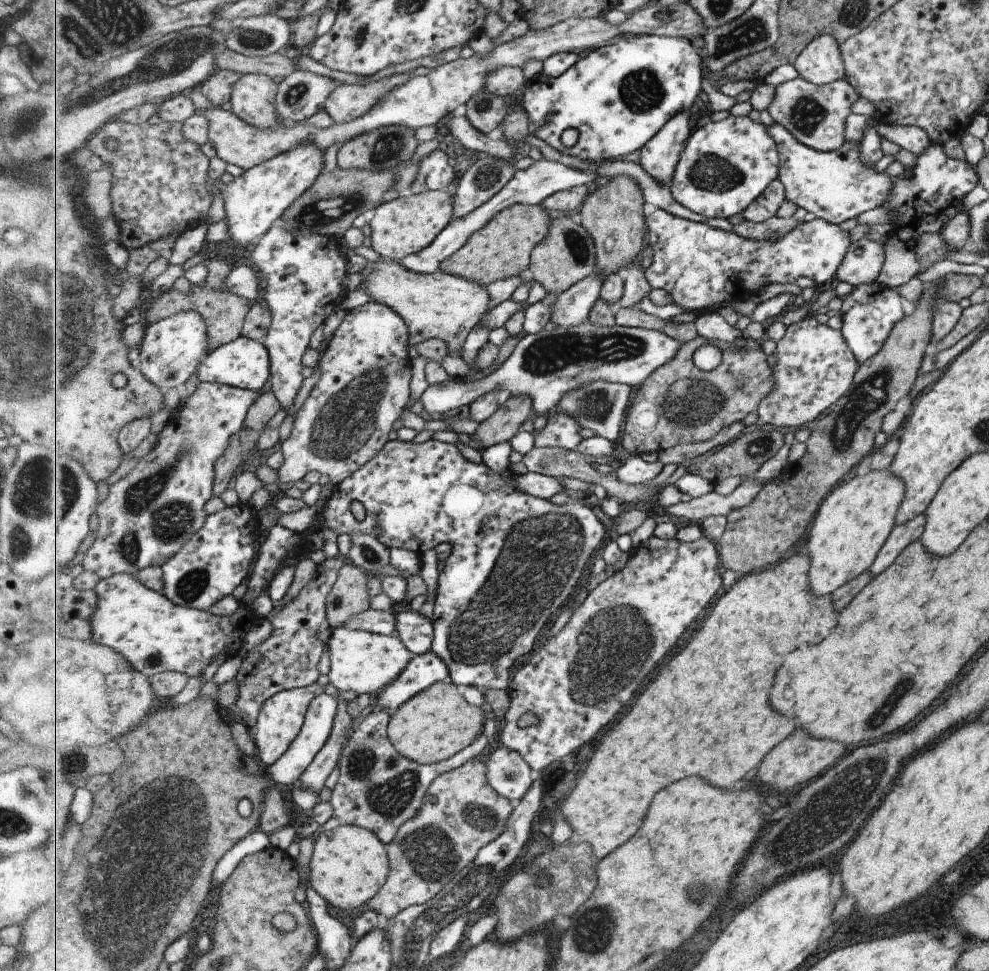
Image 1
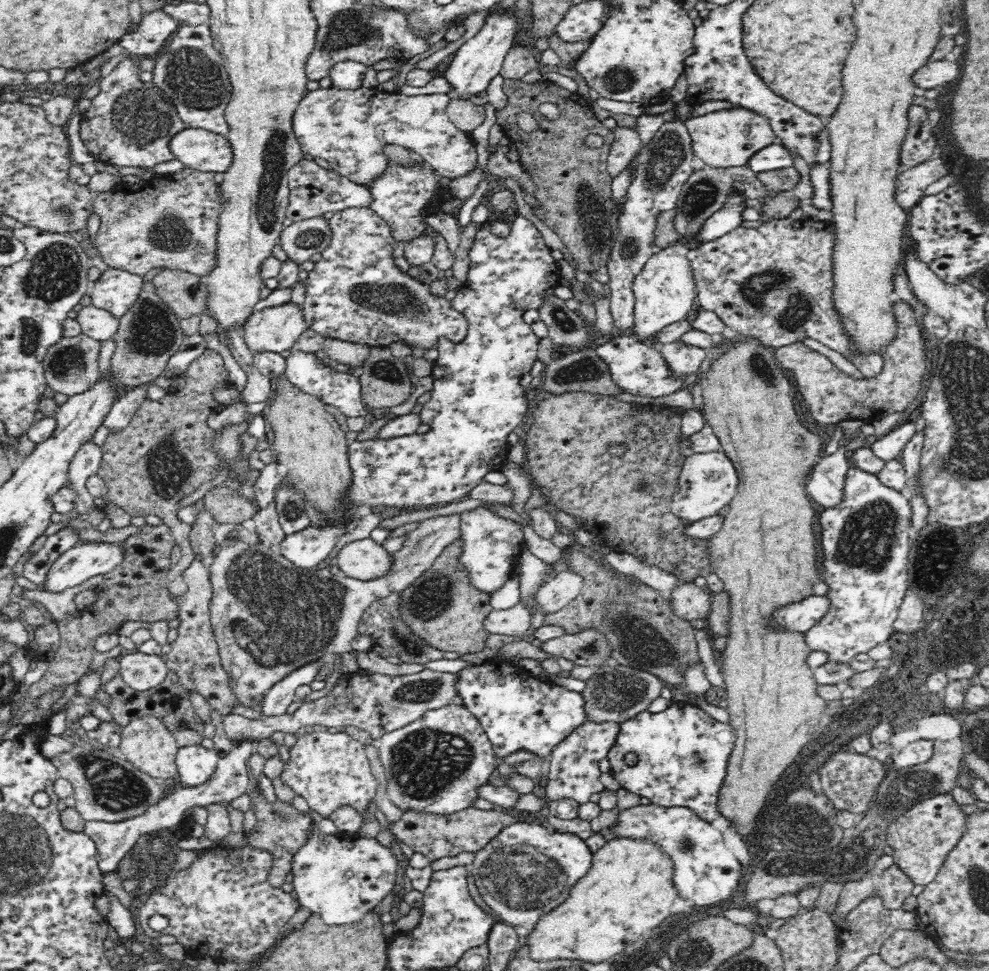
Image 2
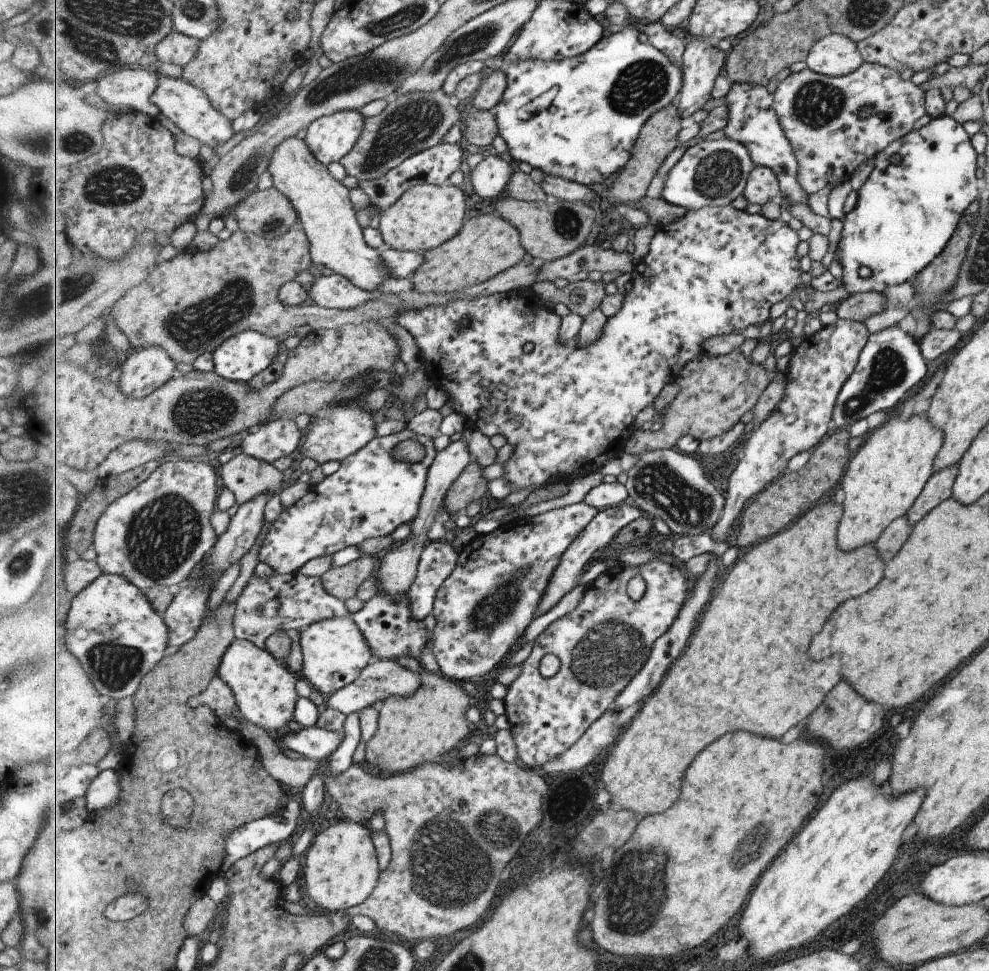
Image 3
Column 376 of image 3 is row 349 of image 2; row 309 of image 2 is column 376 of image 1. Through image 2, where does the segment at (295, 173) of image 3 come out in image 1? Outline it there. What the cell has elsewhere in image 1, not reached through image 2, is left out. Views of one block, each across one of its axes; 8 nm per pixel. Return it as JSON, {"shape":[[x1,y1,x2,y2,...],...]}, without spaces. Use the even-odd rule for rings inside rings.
{"shape":[[379,258,376,264,368,263,363,269,365,293,376,303,382,303,395,310,408,324,411,344,429,338,442,339,449,347,449,354,455,354,467,340,469,332,491,306,491,296,480,283,438,271,434,274,418,274,403,267,400,262,386,264]]}

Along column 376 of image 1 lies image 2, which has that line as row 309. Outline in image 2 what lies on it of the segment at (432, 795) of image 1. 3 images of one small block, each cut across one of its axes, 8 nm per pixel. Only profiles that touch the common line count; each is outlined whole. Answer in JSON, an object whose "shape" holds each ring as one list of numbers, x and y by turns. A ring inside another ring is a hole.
{"shape":[[898,300,894,304,894,313,898,319,898,339,882,354,884,370,876,378,853,378,840,371,824,354,796,343,772,349,776,362,795,380,814,421,829,425,860,419,872,424,893,413,906,412,920,393,920,382,925,374,926,335,918,326,915,312,905,302]]}

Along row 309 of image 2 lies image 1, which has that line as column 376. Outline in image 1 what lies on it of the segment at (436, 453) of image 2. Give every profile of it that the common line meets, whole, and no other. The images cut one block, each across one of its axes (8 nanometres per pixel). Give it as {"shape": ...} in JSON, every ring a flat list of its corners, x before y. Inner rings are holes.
{"shape":[[396,439,391,440,388,444,374,457,369,463,365,464,360,470,357,470,352,476,349,476,344,482,335,486,333,494,327,500,327,504,319,513,319,525,321,528,330,527,338,536,353,534,357,532,376,534,376,538,384,544,389,550,395,549,433,549,444,543,452,545,452,554,446,560,444,570,440,574,437,584,437,594,433,608,432,620,435,626,434,642,432,650,445,660,450,671,450,681,465,686,474,686,478,690,496,688,497,678,501,676,511,676,513,668,519,660,525,659,529,652,533,652,533,646,537,644,545,624,549,618,563,608,563,604,569,600,573,594,573,588,577,588,587,562,591,554,603,544,605,538,605,526,593,512,593,508,586,506,584,502,572,501,571,504,557,506,551,500,536,498,520,491,516,486,514,478,505,471,503,473,489,469,484,462,475,464,467,460,457,446,439,442,439,440,430,439,423,444,411,444,411,442,399,442],[351,501,359,502,365,508,366,517,359,522,353,512,351,512]]}

